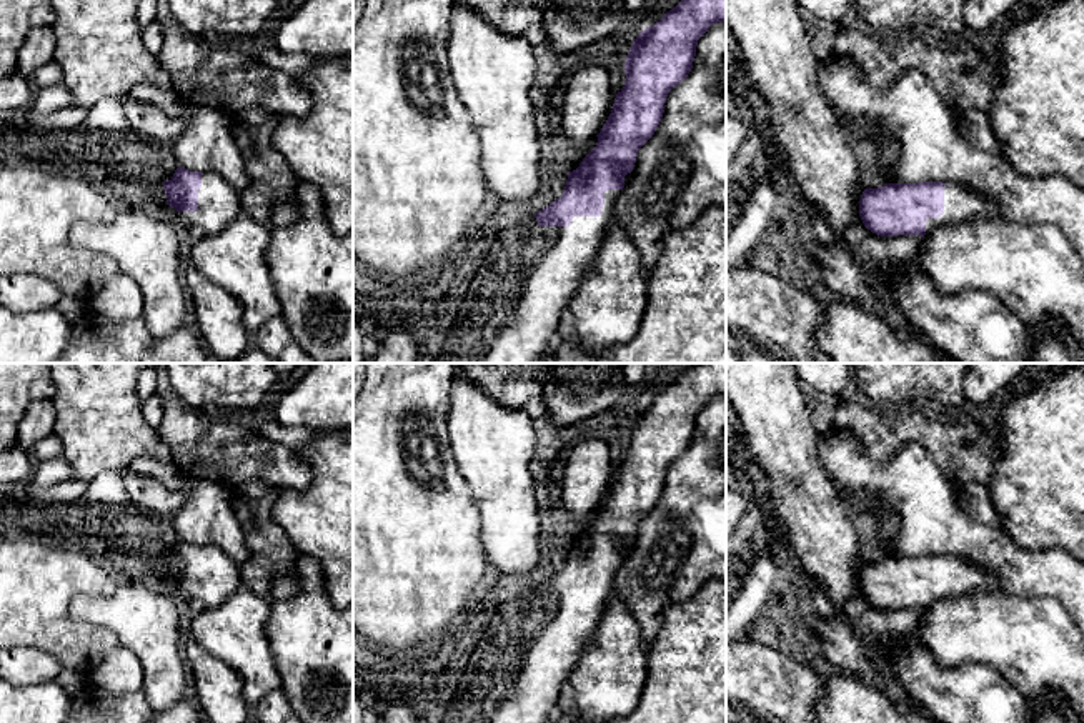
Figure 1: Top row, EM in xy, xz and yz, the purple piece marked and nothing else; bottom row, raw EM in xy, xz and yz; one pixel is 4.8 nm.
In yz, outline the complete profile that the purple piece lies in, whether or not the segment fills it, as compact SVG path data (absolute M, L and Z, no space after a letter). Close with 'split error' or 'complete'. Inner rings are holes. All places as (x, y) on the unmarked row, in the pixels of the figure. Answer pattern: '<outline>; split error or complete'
M886 556L863 565L859 590L881 610L924 610L944 598L1001 590L1001 581L994 571L959 556Z; split error

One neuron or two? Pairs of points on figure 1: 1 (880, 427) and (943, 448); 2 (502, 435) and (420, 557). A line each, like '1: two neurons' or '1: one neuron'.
1: one neuron
2: two neurons

